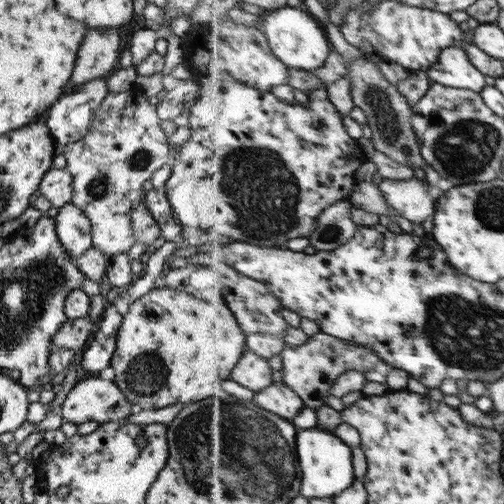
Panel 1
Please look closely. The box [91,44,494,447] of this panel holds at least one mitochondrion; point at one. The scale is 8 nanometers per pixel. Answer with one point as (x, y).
(266, 214)

